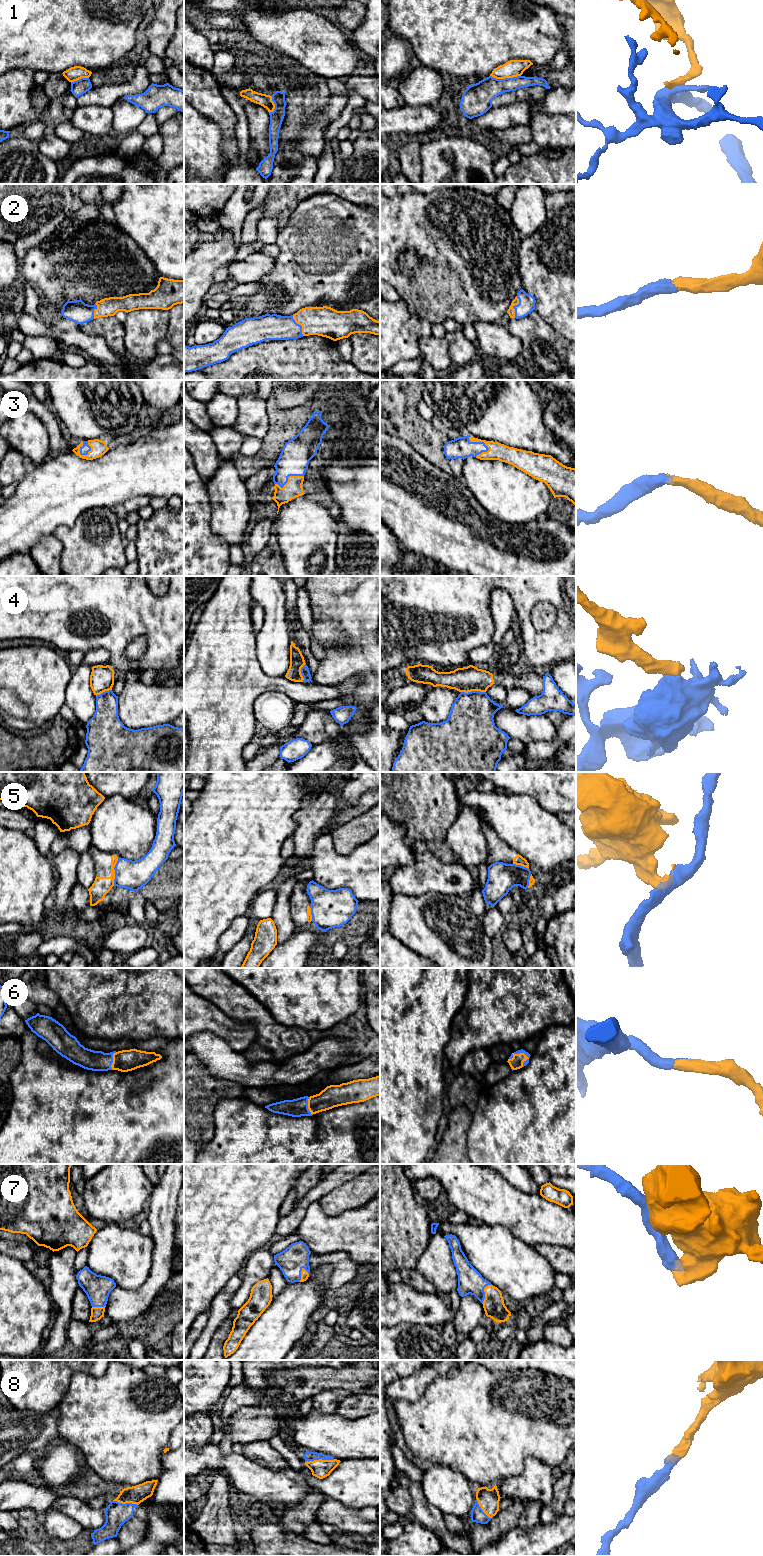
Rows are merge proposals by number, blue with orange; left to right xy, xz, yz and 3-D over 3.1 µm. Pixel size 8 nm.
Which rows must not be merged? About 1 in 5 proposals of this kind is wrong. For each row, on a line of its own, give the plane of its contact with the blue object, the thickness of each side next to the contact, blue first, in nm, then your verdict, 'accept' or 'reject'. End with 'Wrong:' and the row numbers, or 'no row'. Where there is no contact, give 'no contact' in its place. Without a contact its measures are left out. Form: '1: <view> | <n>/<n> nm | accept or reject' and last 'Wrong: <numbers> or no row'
1: yz | 200/140 nm | reject
2: yz | 130/60 nm | accept
3: yz | 170/140 nm | accept
4: yz | 360/200 nm | reject
5: xy | 240/140 nm | reject
6: xy | 160/180 nm | accept
7: yz | 200/170 nm | accept
8: xz | 80/150 nm | accept
Wrong: 1, 4, 5

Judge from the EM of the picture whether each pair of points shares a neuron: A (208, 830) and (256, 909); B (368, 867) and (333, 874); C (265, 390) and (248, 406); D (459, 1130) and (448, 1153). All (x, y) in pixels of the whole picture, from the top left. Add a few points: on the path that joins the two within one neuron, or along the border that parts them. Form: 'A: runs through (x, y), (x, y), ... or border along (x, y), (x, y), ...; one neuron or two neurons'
A: border along (258, 892), (249, 908); two neurons
B: runs through (359, 869), (357, 871), (342, 871); one neuron
C: border along (255, 393), (266, 401); two neurons
D: runs through (455, 1136), (453, 1147); one neuron

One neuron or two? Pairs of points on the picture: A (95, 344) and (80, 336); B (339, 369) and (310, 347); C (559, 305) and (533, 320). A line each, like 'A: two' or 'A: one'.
A: one
B: one
C: two

